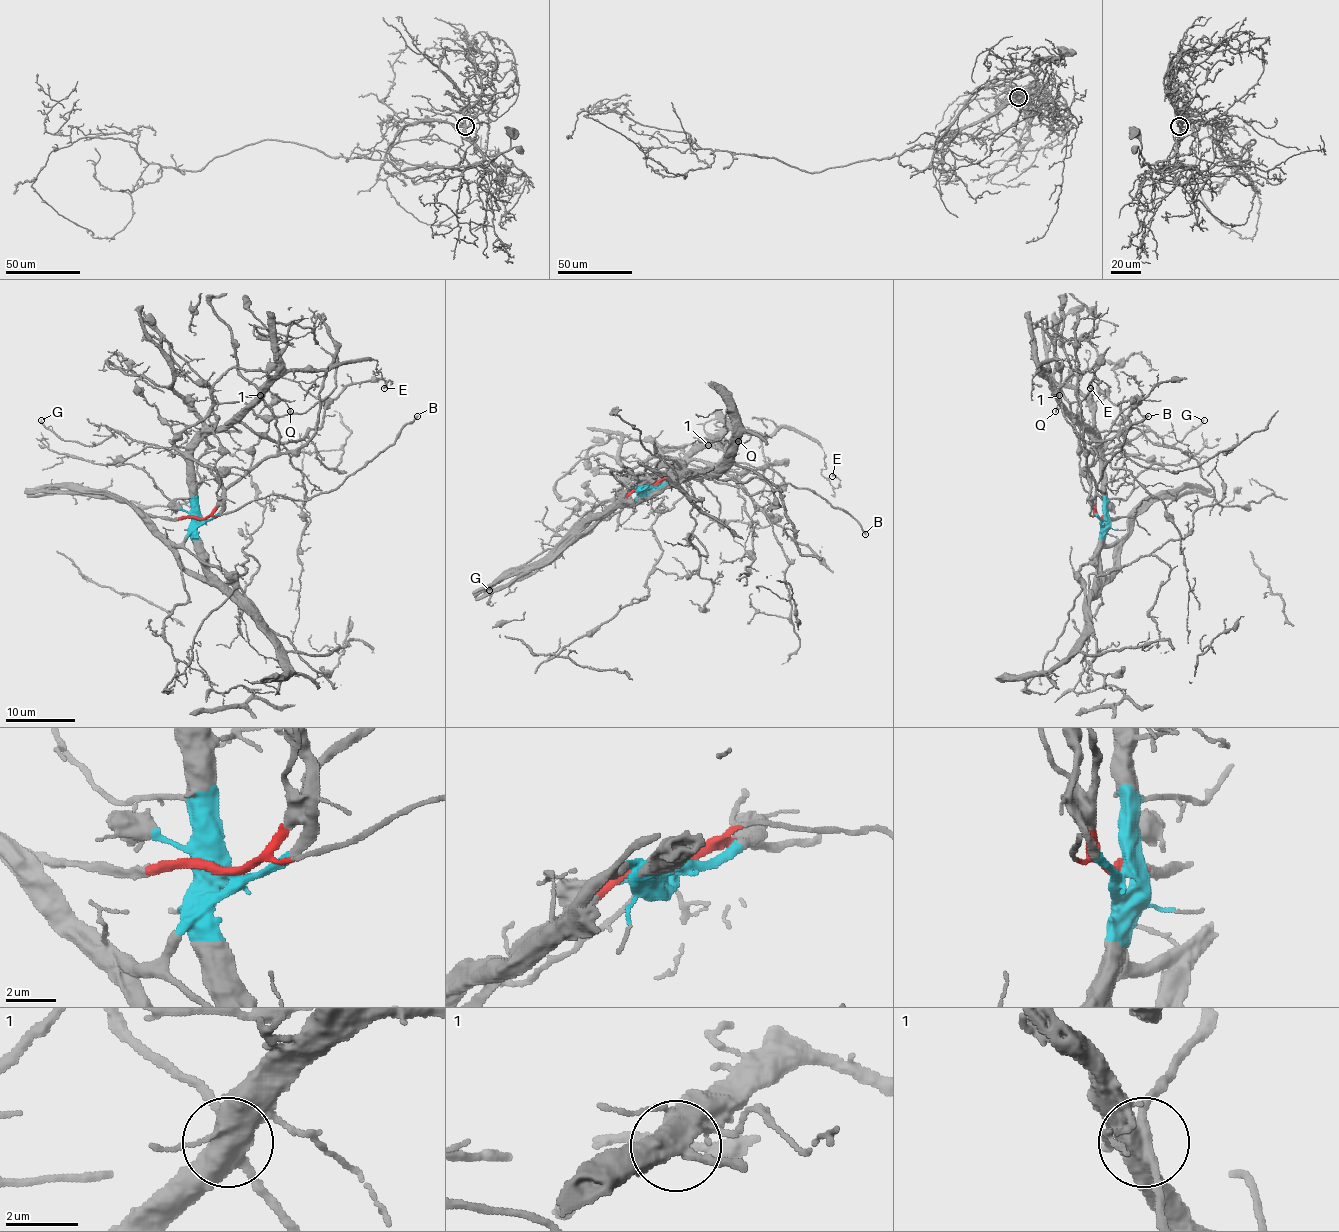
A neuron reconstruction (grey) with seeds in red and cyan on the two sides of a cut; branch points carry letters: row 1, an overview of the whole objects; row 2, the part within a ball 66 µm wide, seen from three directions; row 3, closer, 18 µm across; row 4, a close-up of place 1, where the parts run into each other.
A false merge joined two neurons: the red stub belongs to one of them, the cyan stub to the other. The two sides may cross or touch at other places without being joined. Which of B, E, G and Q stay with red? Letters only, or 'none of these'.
B

